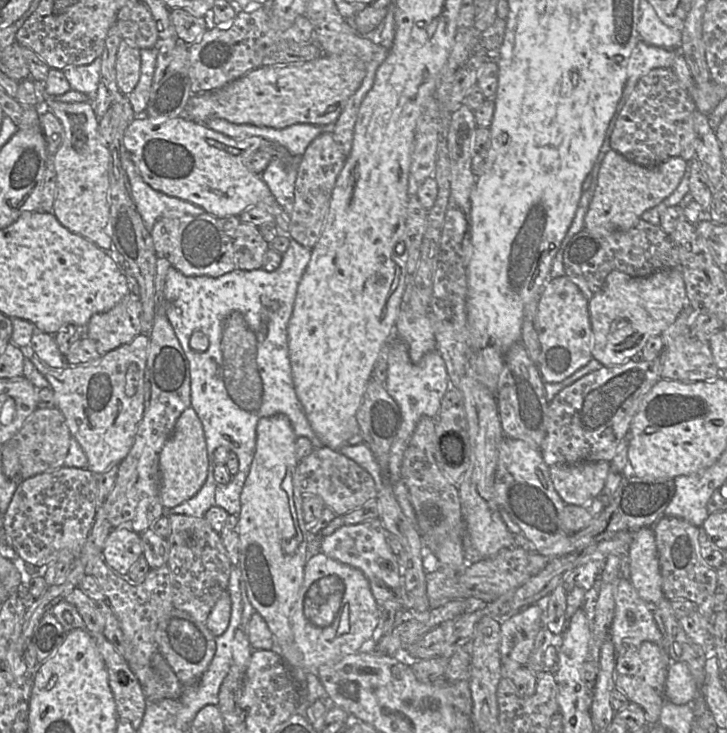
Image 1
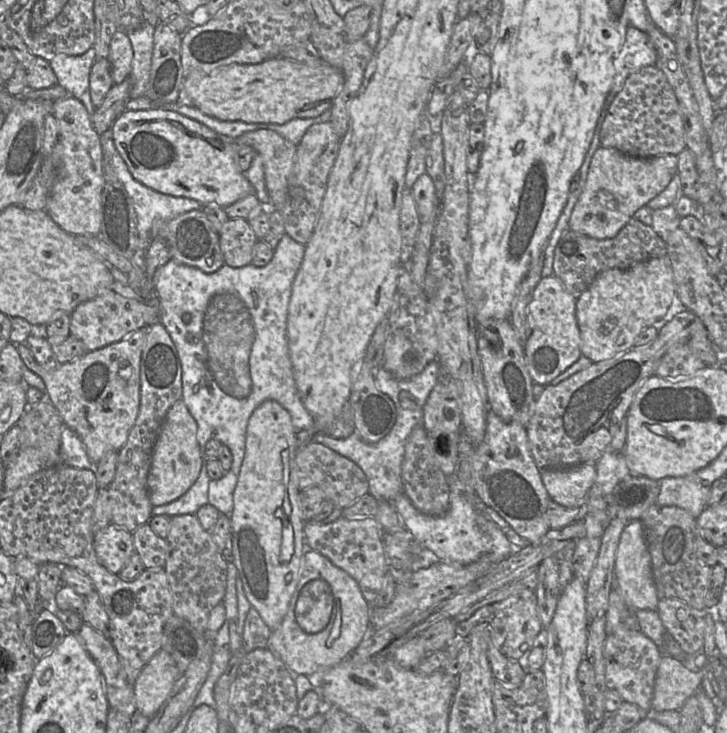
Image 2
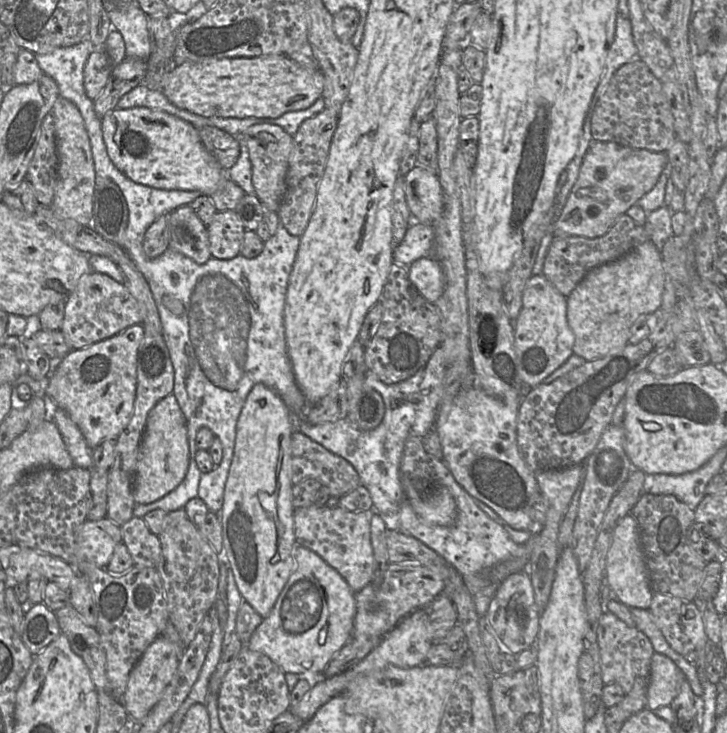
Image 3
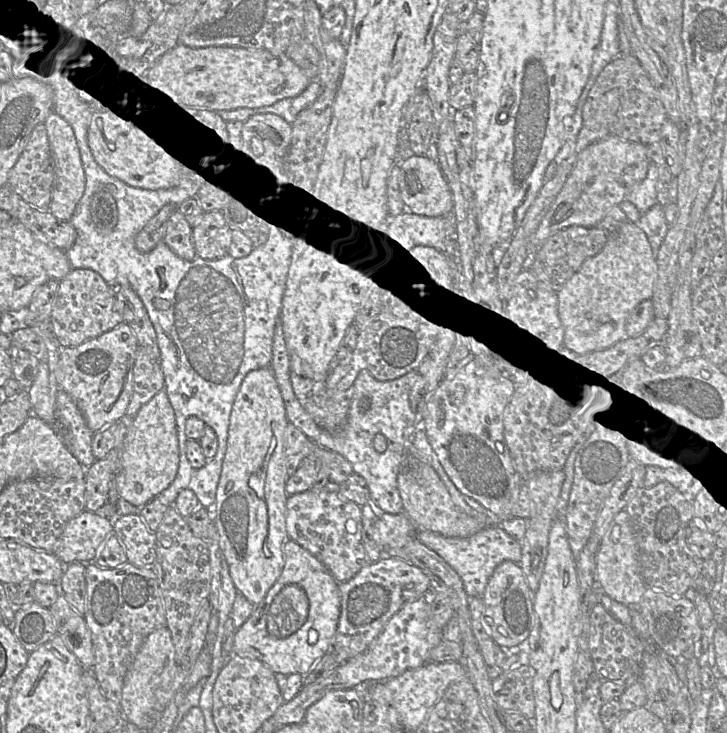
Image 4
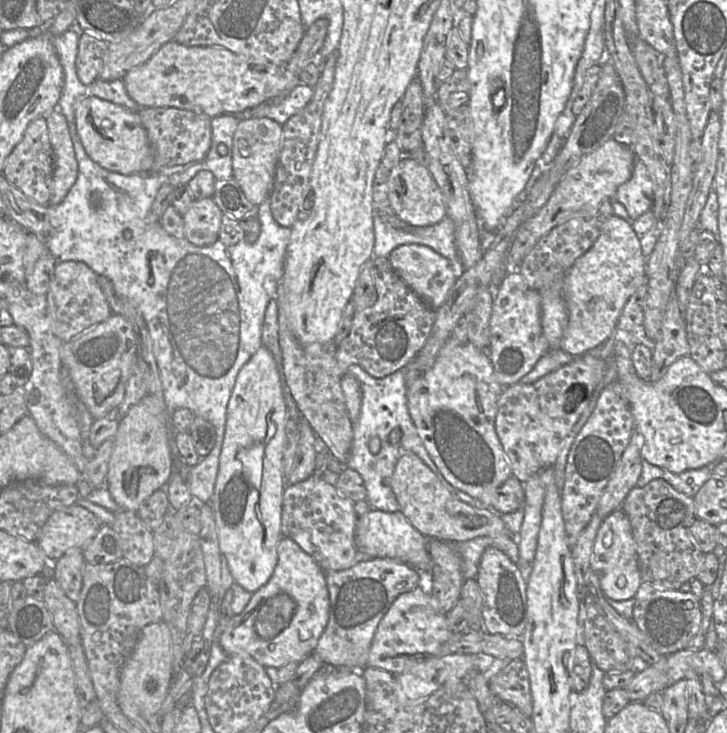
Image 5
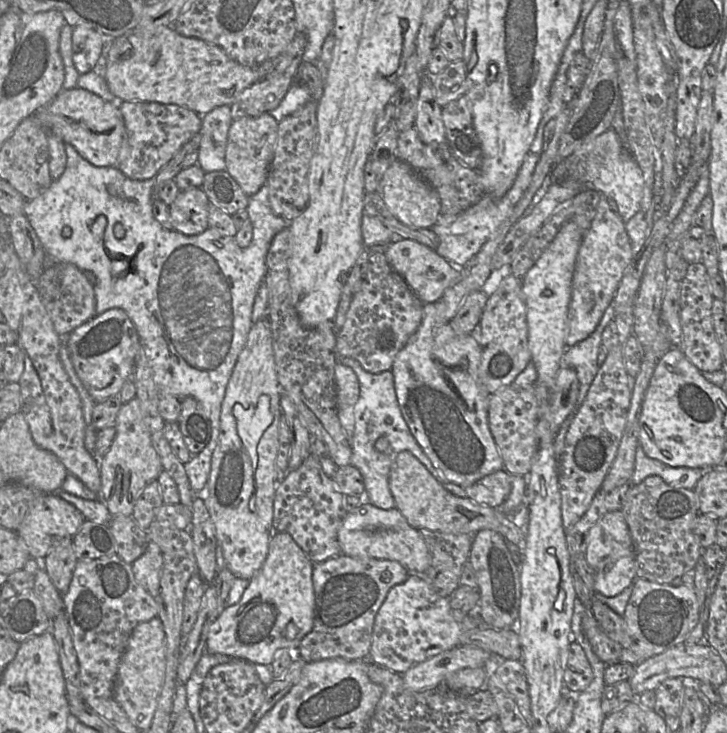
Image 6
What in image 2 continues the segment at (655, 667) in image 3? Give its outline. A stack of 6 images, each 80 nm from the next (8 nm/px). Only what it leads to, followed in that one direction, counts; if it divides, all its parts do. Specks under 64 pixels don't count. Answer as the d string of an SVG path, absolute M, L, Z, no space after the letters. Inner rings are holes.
M662 656L657 669L651 711L679 710L702 687L702 671L693 672L682 662Z

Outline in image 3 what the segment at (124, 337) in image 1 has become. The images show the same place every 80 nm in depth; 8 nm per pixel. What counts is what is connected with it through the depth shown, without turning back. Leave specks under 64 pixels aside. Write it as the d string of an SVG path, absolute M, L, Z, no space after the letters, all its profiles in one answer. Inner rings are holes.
M93 270L80 278L66 301L60 332L72 349L82 349L115 336L130 326L141 325L143 319L138 301L122 283Z

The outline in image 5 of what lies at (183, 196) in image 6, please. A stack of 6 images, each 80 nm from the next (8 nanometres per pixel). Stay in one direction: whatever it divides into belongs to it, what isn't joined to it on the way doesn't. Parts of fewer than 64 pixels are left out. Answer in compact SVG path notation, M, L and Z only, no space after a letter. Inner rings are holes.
M212 198L195 199L183 214L185 239L196 246L208 246L219 239L224 213Z

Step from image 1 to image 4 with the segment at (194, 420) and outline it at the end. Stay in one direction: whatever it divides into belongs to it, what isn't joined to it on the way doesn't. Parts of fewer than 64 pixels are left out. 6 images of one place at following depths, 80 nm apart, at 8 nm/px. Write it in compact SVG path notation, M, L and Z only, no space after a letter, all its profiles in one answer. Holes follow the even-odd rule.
M162 390L138 411L126 434L121 468L115 478L120 498L143 507L174 481L180 462L176 416L167 392Z

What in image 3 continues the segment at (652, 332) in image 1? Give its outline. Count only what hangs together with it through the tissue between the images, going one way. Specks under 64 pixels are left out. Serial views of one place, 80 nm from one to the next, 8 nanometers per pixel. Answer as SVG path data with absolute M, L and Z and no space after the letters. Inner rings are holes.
M651 240L641 243L623 257L592 269L567 298L567 320L575 335L573 352L586 361L615 353L629 343L632 326L641 315L658 315L666 281L661 252Z

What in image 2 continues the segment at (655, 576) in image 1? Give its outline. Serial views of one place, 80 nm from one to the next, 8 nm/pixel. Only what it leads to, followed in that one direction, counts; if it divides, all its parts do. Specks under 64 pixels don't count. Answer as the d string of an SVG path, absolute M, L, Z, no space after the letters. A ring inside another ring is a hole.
M630 520L624 527L615 560L615 580L627 604L633 609L656 610L659 602L655 586L651 555L641 520Z

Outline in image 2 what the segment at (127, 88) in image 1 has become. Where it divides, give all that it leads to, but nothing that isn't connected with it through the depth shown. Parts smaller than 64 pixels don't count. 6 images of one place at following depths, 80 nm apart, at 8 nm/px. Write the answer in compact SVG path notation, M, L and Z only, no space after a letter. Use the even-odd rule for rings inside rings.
M116 32L111 39L108 57L111 76L115 84L123 82L130 76L133 55L132 44L127 33Z

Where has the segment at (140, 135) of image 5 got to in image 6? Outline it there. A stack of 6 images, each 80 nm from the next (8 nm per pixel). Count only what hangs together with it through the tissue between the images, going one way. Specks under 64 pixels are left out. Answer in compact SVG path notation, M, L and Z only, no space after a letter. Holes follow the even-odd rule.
M80 87L63 89L49 104L38 109L34 117L48 134L61 138L65 144L72 145L82 158L94 166L115 167L120 148L126 137L126 128L118 105L103 100L99 96Z

